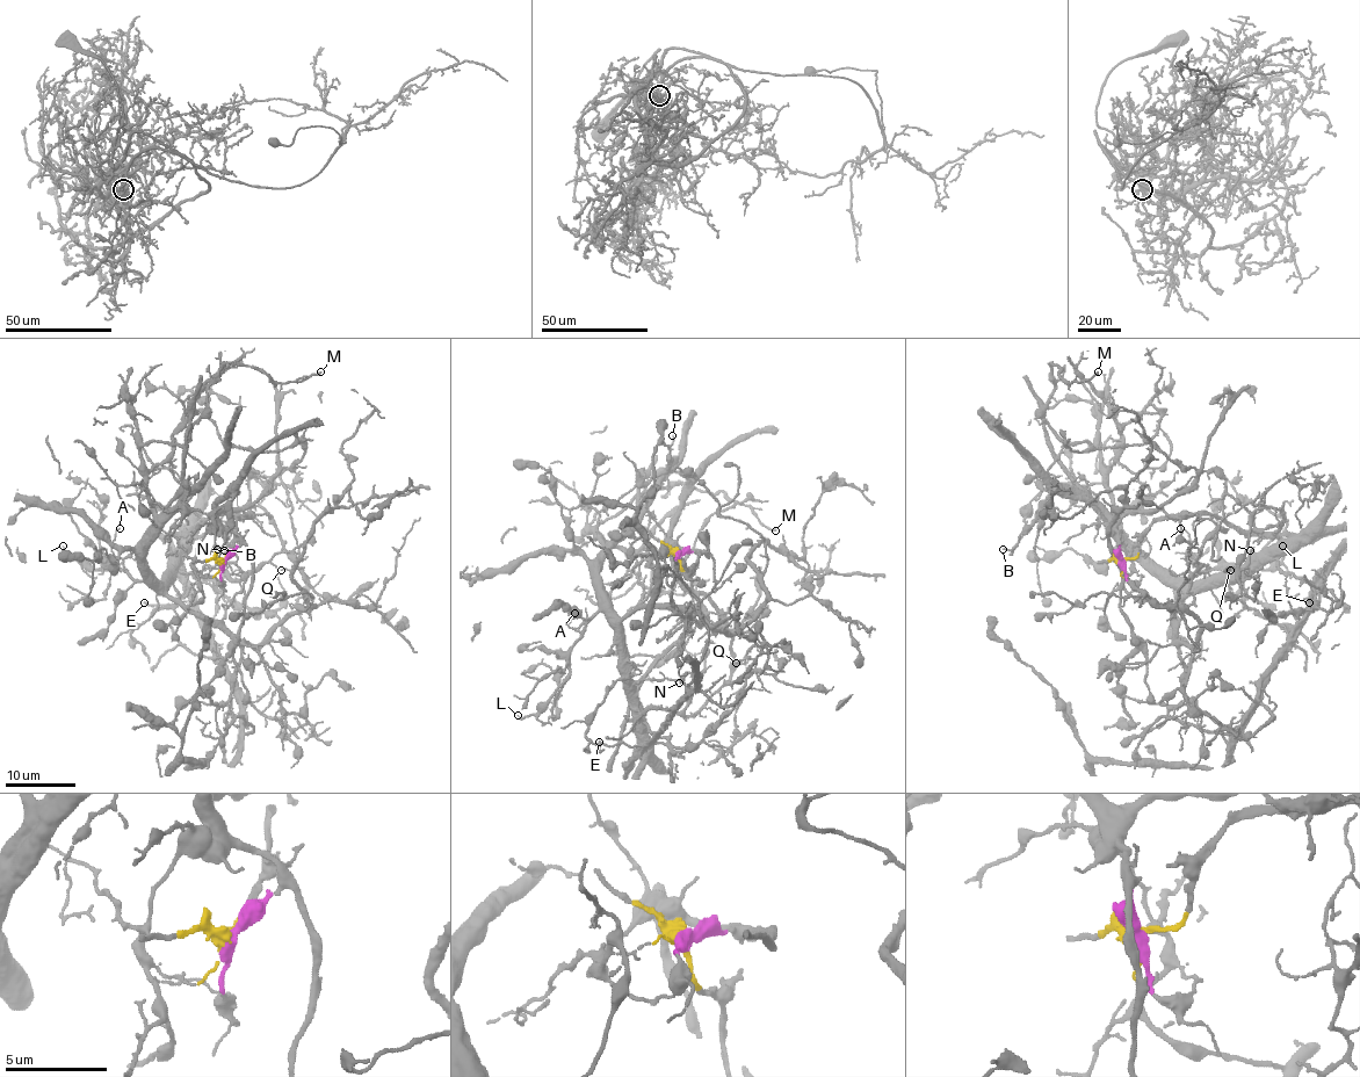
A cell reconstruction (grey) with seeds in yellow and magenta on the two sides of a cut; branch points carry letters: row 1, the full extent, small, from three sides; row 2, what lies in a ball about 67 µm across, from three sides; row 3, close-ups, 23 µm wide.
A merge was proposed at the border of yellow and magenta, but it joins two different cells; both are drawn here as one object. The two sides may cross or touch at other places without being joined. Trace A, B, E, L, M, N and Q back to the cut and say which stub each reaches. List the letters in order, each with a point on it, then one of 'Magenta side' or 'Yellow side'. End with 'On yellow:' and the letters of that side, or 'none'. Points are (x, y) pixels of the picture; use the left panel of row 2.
A: Place: (120, 528). Yellow side
B: Place: (217, 549). Magenta side
E: Place: (144, 602). Yellow side
L: Place: (63, 546). Yellow side
M: Place: (320, 371). Yellow side
N: Place: (224, 550). Yellow side
Q: Place: (281, 570). Yellow side
On yellow: A, E, L, M, N, Q

